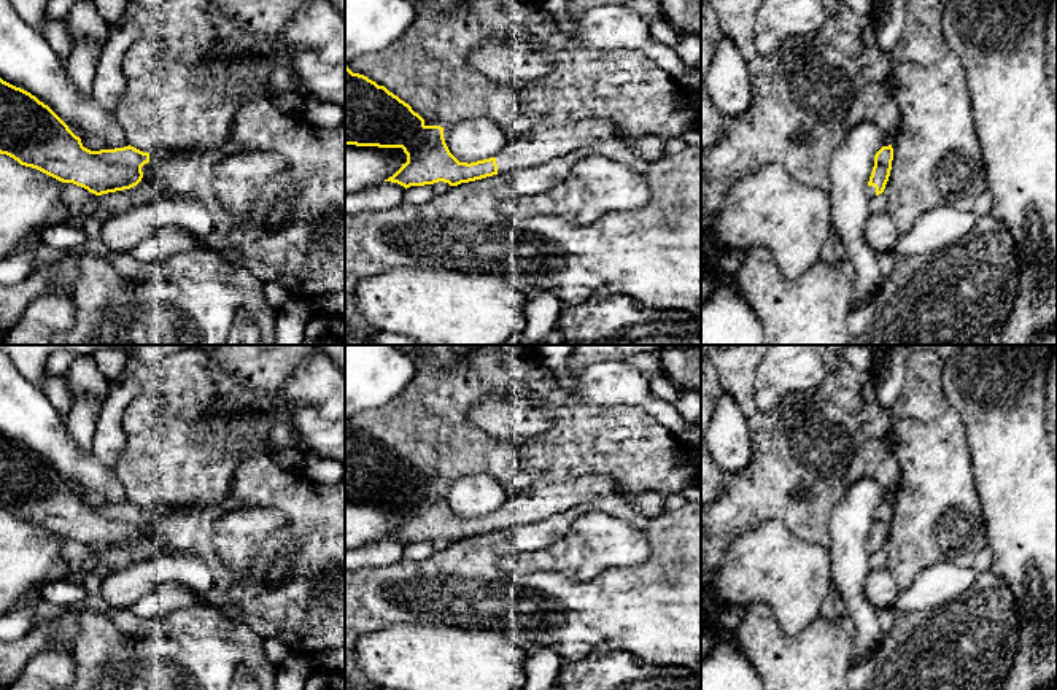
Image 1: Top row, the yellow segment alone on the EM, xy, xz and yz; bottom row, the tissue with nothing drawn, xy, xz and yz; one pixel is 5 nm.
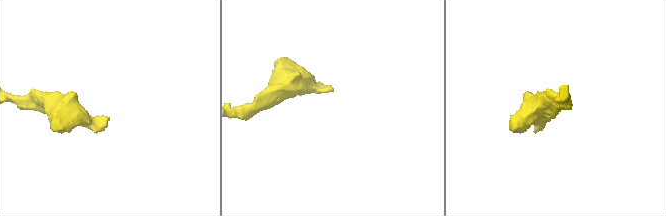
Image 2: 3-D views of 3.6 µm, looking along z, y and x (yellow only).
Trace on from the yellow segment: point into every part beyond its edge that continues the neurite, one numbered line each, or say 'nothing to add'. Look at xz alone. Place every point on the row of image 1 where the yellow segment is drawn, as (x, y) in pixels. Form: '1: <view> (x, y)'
1: xz (539, 147)

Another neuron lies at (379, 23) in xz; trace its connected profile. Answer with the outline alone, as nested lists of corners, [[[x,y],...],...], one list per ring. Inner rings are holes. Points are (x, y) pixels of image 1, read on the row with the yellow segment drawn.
[[[345,0],[345,67],[359,56],[386,49],[413,19],[415,8],[407,0]]]

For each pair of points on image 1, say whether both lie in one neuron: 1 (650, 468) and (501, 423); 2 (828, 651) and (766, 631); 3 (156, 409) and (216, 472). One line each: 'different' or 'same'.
1: different
2: same
3: same

